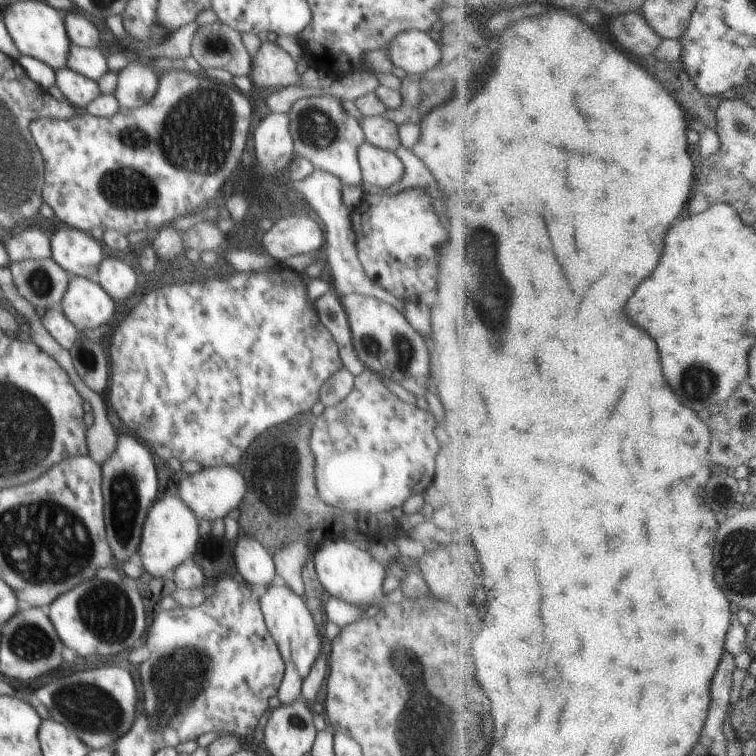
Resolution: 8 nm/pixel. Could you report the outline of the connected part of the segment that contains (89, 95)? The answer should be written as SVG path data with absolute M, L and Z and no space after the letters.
M61 68L55 71L55 75L56 86L60 92L70 104L78 108L84 108L100 94L97 81L82 76L70 68Z

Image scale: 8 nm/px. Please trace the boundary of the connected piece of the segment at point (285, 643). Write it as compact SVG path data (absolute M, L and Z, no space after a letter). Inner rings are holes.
M274 580L266 588L264 595L260 597L259 603L266 626L272 638L276 641L280 656L282 656L285 664L284 676L277 696L281 704L292 704L292 702L302 699L302 682L310 674L312 664L316 662L316 658L320 656L322 639L318 634L316 622L314 622L312 614L306 607L306 603L300 595L292 592L292 589L288 588L285 583Z

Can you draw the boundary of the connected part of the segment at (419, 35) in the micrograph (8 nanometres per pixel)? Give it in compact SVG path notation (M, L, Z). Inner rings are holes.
M408 30L392 38L386 50L394 66L408 75L420 74L429 79L439 66L441 50L436 33Z

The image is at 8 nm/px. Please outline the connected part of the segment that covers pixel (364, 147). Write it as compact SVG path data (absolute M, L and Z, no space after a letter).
M364 141L357 150L362 180L376 188L390 188L404 176L404 165L395 152Z

